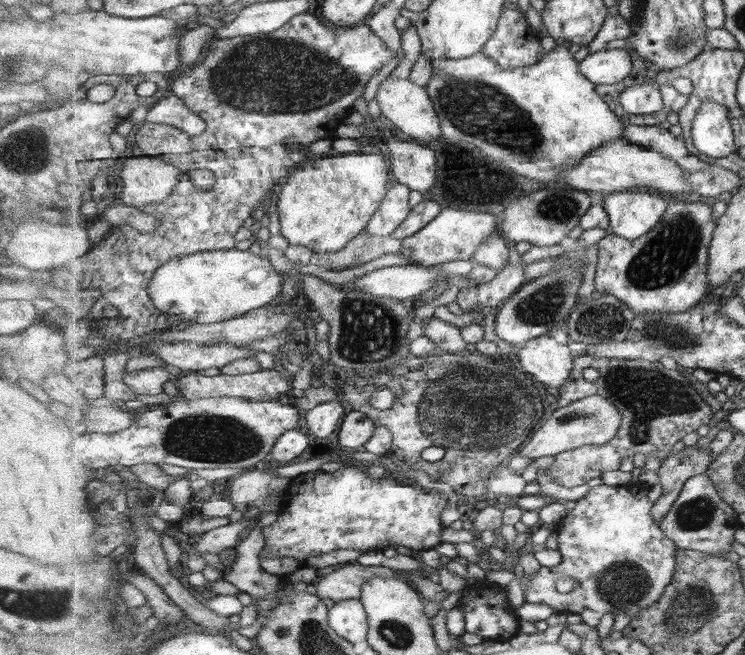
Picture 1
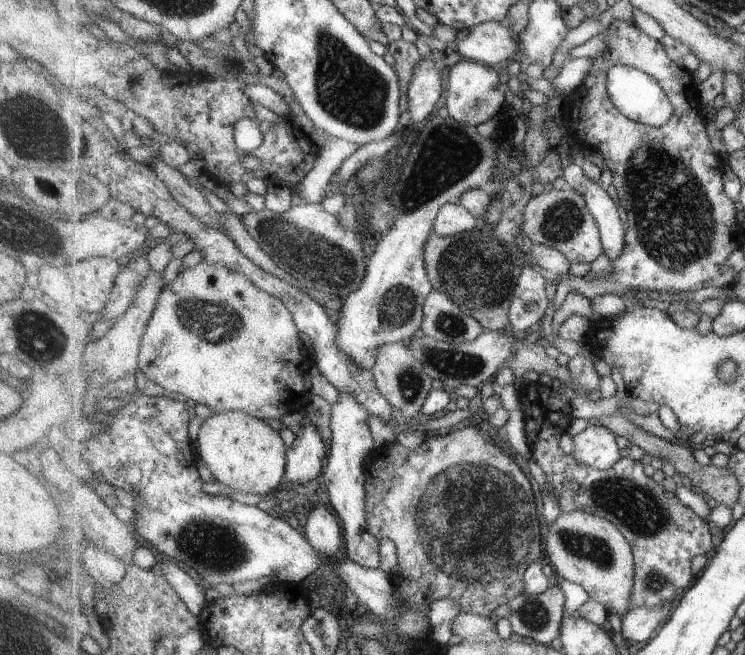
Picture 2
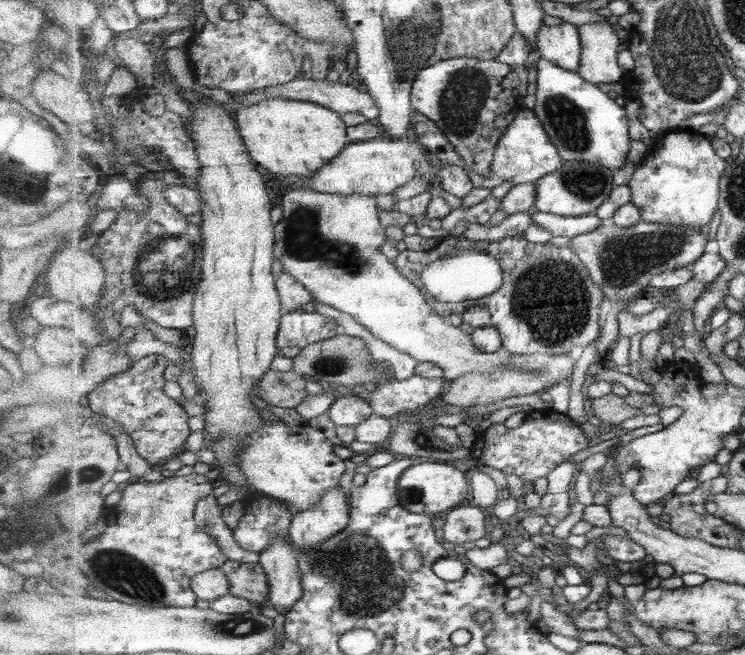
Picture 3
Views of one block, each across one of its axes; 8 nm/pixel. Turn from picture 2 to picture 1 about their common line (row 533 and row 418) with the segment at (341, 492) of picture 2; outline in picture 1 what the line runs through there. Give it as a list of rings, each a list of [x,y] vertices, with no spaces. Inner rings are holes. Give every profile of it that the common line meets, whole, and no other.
[[[352,410],[340,424],[338,441],[349,452],[362,451],[376,432],[376,425],[362,411]]]

